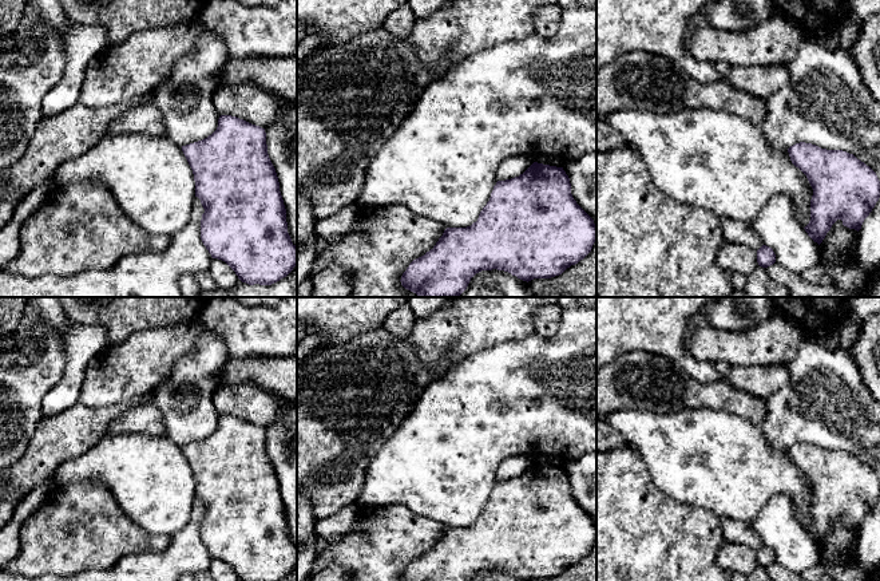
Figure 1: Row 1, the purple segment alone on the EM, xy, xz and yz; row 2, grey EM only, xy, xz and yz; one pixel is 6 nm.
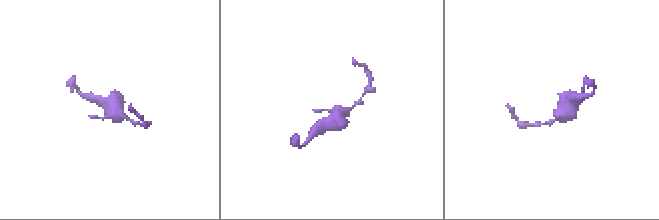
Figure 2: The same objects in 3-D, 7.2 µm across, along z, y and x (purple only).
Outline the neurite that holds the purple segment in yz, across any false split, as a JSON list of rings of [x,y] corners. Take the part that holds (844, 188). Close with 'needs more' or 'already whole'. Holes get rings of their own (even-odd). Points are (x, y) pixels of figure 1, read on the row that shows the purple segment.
[[[800,142],[788,153],[813,189],[810,221],[804,228],[808,236],[820,245],[837,220],[859,232],[880,198],[876,173],[843,150]]] | already whole

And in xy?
[[[221,115],[217,130],[207,138],[182,146],[193,170],[195,197],[205,209],[201,240],[213,258],[225,261],[242,282],[271,285],[297,265],[297,246],[288,233],[286,209],[276,169],[267,154],[265,129],[231,115]]] | already whole

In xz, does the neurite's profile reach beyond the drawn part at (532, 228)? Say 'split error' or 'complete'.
complete

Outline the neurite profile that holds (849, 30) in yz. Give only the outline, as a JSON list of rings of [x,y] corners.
[[[847,20],[839,28],[840,47],[836,50],[822,47],[812,33],[801,31],[797,54],[788,64],[789,83],[766,99],[766,116],[760,129],[772,149],[788,150],[796,143],[805,142],[821,149],[843,150],[853,154],[869,166],[880,181],[880,103],[864,83],[851,50],[861,27],[863,20]]]

